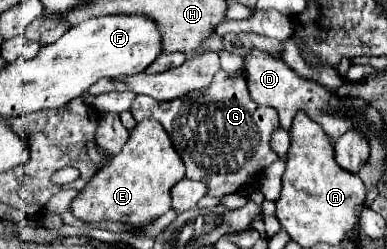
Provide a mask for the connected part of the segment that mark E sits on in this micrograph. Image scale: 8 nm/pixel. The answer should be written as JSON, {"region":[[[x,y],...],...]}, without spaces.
{"region":[[[145,119],[129,131],[123,149],[113,155],[71,203],[73,215],[83,221],[121,221],[141,227],[171,207],[171,187],[185,177],[185,165],[167,131],[155,119]]]}

